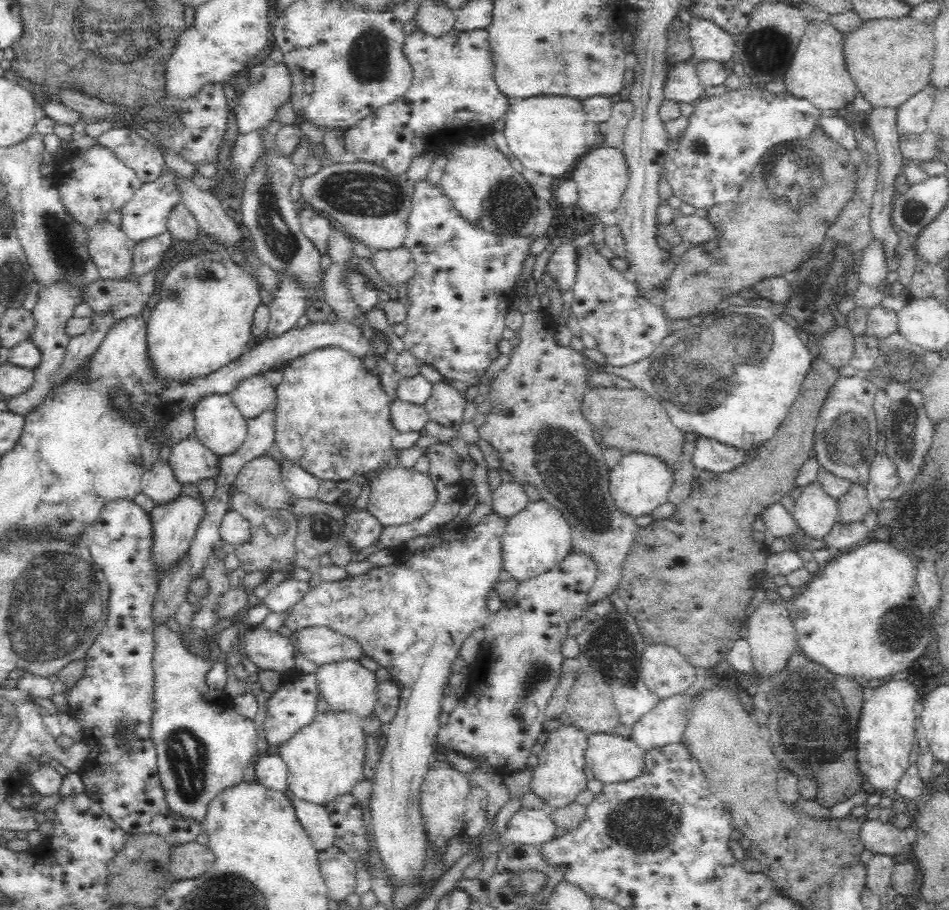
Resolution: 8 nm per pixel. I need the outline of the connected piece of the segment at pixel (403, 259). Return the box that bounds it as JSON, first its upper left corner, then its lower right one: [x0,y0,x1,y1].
[372,247,416,288]

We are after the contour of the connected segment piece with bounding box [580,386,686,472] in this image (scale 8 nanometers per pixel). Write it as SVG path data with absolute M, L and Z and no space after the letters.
M634 386L629 389L594 387L585 394L580 404L580 413L594 430L598 430L602 448L620 448L622 456L631 452L654 456L668 465L673 472L680 460L684 443L684 432L680 431L668 417L666 409L658 400Z

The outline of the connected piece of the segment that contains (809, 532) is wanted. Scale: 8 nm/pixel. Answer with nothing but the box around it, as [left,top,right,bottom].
[791,483,837,541]

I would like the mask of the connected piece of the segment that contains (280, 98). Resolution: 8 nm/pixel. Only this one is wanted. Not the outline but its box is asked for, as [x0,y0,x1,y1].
[235,60,292,134]

